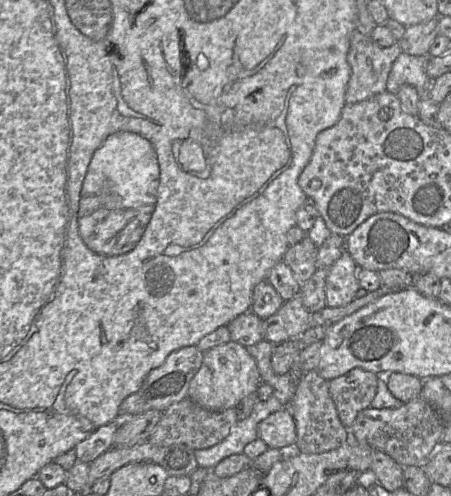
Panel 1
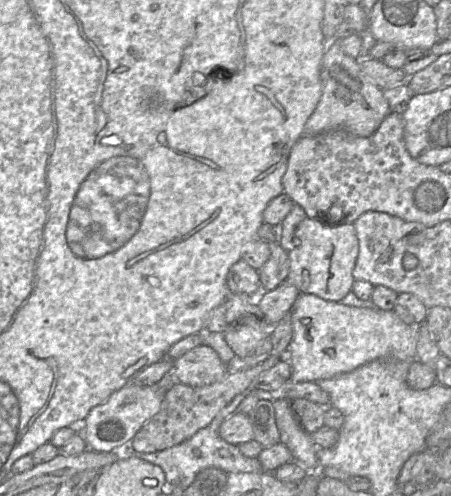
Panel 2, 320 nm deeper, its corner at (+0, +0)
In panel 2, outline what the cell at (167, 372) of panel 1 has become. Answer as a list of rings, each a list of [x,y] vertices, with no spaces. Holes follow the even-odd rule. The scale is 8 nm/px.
[[[129,383],[114,392],[105,402],[91,409],[84,420],[82,436],[87,449],[95,452],[120,452],[141,427],[160,410],[165,393],[153,386]]]

